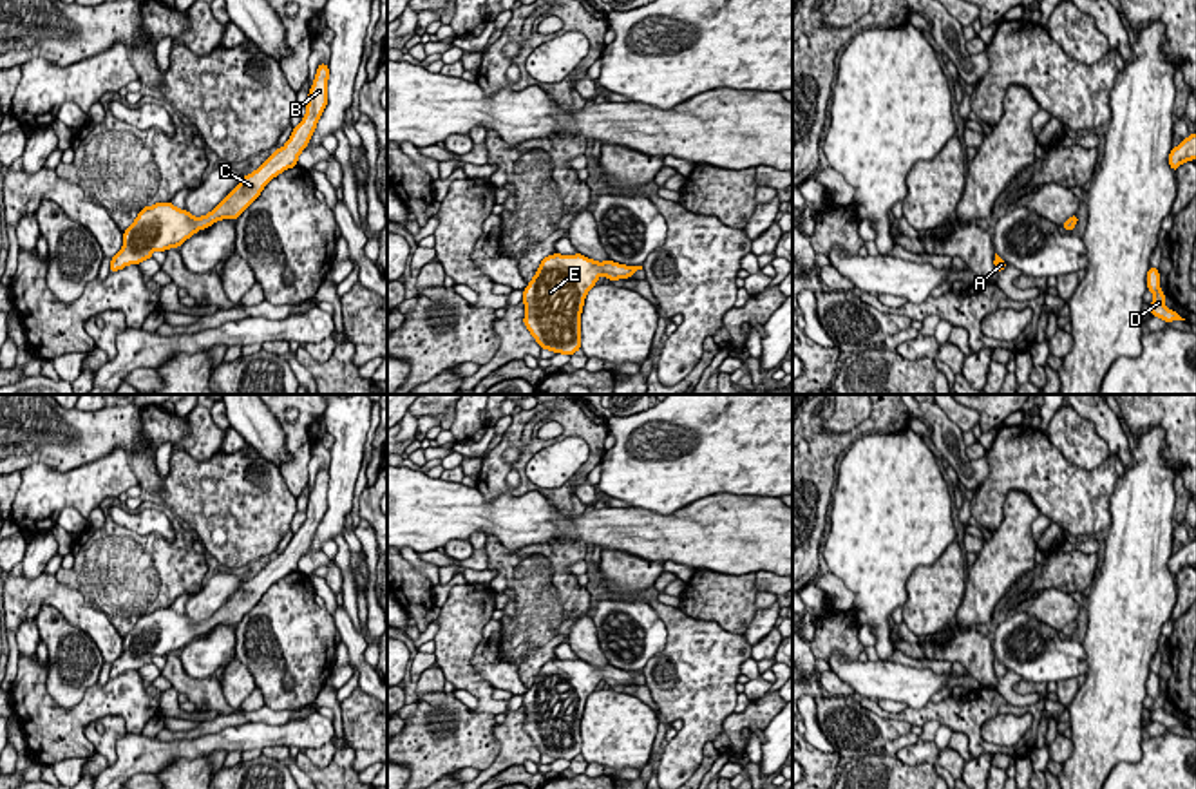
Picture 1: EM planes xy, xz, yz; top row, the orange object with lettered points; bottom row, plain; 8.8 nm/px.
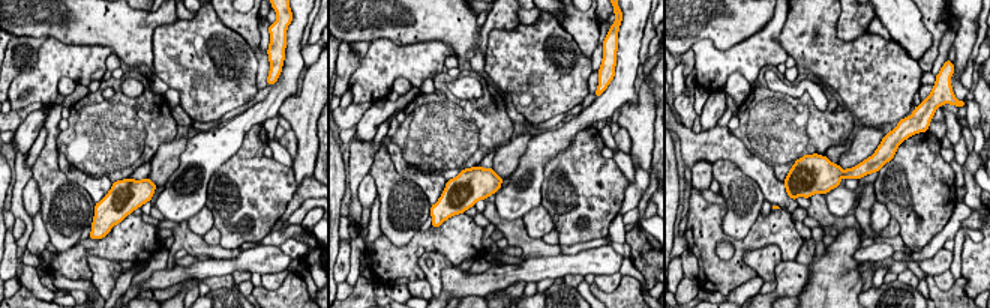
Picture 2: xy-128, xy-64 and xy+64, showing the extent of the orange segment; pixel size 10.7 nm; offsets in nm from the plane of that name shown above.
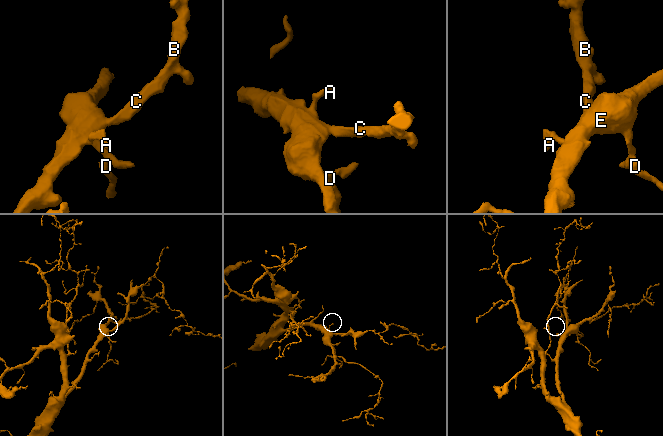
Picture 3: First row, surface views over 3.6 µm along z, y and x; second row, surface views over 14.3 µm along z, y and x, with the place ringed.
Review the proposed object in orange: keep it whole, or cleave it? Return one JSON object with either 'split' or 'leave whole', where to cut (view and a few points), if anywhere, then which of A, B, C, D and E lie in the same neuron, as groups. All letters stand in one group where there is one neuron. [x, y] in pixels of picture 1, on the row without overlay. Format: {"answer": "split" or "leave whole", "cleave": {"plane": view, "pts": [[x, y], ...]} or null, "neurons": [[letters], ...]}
{"answer": "leave whole", "cleave": null, "neurons": [["A", "B", "C", "D", "E"]]}

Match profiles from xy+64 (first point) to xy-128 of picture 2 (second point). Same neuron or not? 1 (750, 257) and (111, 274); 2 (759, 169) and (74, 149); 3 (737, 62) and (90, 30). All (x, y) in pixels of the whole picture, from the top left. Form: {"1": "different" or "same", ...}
{"1": "same", "2": "different", "3": "different"}

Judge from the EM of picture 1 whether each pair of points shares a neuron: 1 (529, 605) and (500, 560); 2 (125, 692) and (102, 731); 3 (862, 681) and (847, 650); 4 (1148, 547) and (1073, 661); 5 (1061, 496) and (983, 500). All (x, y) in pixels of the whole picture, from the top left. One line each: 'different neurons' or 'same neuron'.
1: same neuron
2: different neurons
3: different neurons
4: different neurons
5: same neuron

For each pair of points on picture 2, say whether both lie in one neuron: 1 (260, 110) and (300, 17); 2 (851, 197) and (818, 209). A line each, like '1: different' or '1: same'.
1: same
2: different

